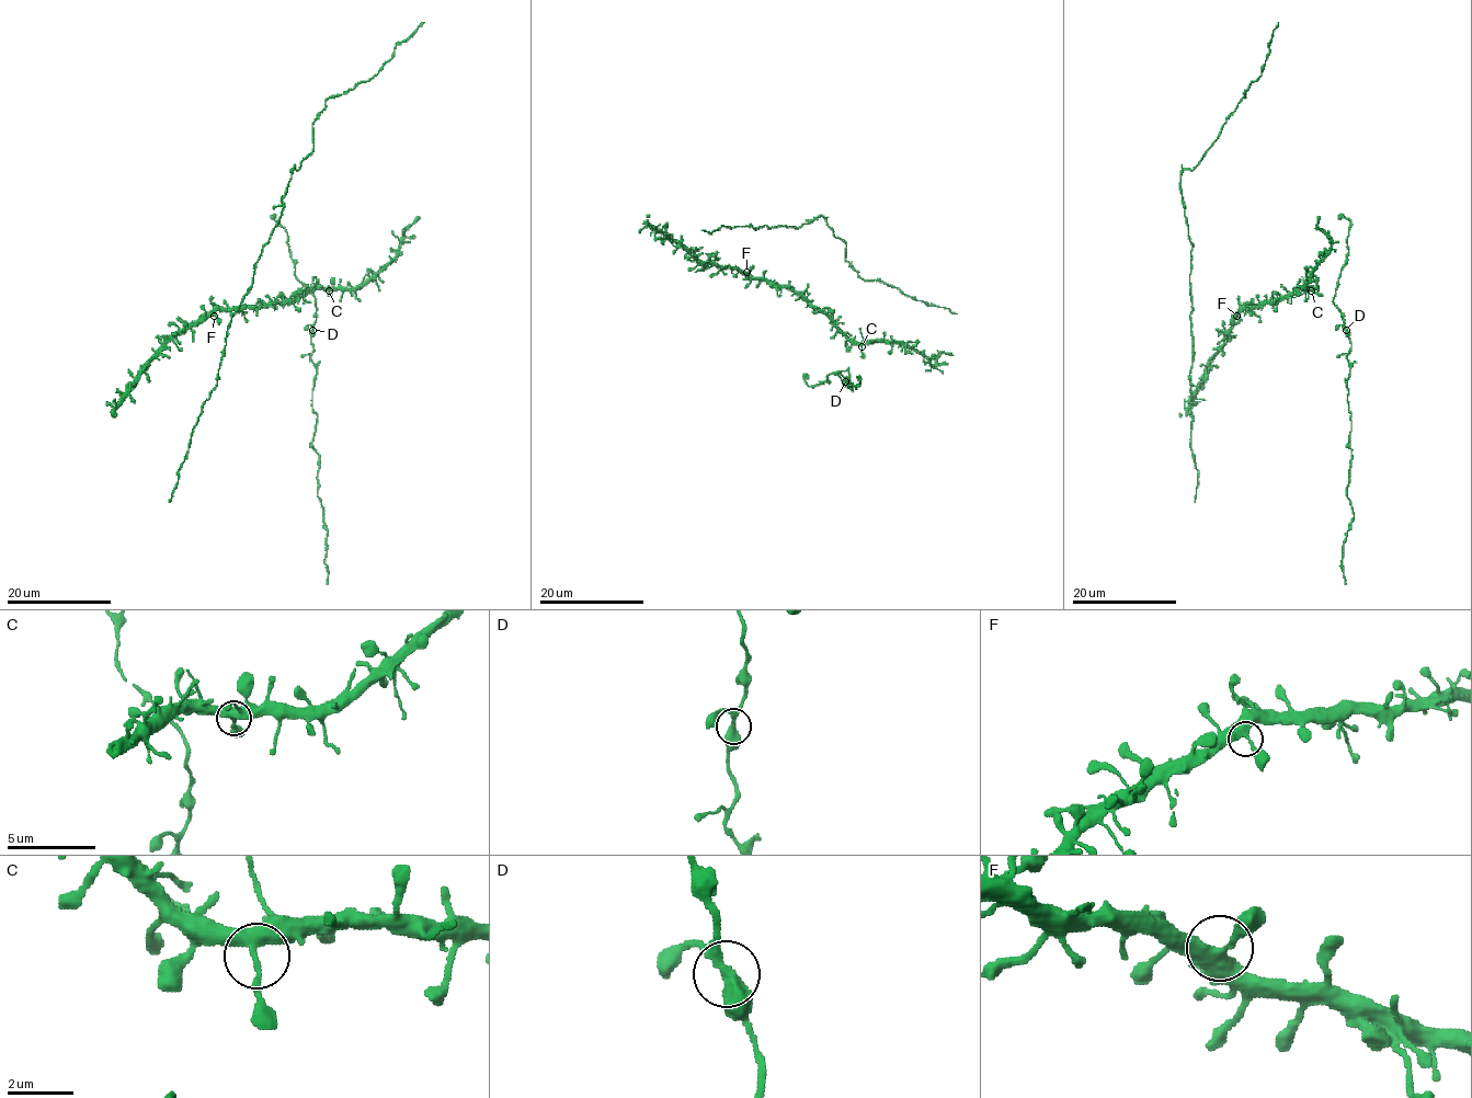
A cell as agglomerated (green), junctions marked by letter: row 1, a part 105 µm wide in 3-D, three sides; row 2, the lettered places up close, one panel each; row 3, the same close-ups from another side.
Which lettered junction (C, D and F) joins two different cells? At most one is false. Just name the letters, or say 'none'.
none

